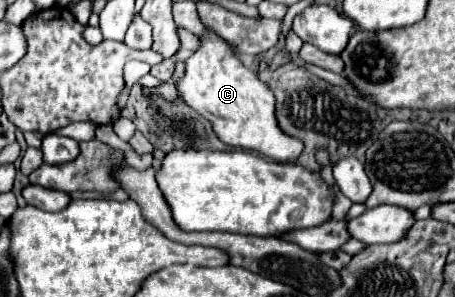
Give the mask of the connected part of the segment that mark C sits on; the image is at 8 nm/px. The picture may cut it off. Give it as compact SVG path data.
M205 27L205 33L199 35L199 41L199 49L185 61L185 79L175 83L179 95L189 103L189 107L211 121L223 143L259 151L261 155L281 163L295 159L303 151L303 143L279 131L275 119L275 97L269 85L241 61L225 39L217 37L215 31L209 31L209 27Z

